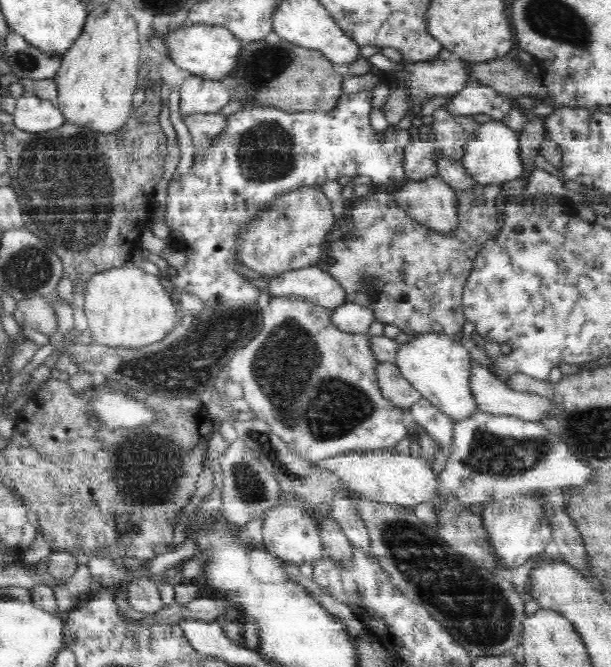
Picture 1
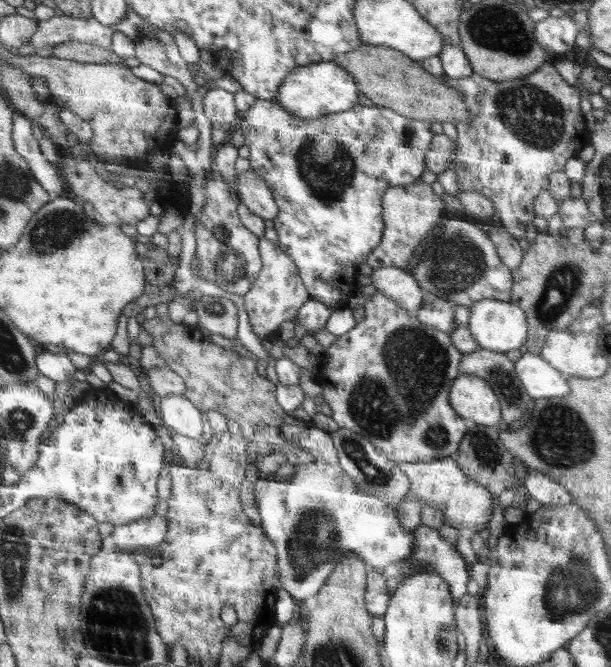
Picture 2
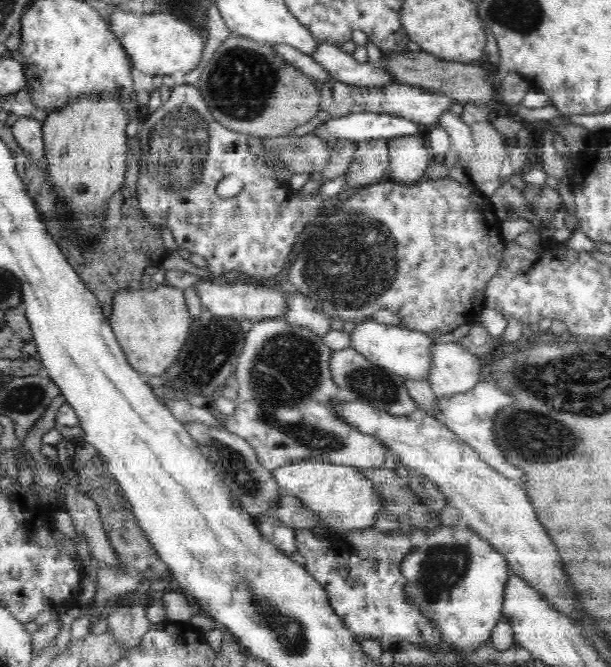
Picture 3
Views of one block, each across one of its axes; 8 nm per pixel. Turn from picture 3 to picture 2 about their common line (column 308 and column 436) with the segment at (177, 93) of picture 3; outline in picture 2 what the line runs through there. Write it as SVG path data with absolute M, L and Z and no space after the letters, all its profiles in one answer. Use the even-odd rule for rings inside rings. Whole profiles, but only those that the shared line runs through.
M418 179L410 186L398 186L386 194L386 238L381 238L382 246L369 255L369 264L373 269L387 266L405 270L408 262L414 258L414 250L422 244L424 236L442 220L442 202L430 188L430 184Z

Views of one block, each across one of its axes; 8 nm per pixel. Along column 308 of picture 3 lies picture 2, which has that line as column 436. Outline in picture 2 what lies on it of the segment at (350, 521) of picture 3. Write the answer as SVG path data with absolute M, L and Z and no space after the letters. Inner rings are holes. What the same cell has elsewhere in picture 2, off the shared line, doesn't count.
M453 457L428 462L405 462L398 467L407 474L411 482L410 490L424 502L424 505L443 512L447 518L447 524L452 528L458 530L469 528L478 532L486 527L493 505L496 503L493 493L481 483L468 478Z

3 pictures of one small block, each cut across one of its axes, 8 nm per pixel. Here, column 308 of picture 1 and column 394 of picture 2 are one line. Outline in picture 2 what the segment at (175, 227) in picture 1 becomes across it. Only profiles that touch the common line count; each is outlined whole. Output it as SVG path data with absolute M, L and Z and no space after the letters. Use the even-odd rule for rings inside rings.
M258 99L257 102L248 108L247 117L240 122L240 130L246 136L246 146L250 148L251 170L257 175L260 175L271 187L276 197L277 206L280 213L273 219L274 230L278 234L278 246L285 252L294 262L299 272L300 280L304 283L306 290L312 299L318 299L320 302L326 303L334 310L344 307L347 300L359 292L360 284L357 282L359 276L358 266L366 262L366 256L369 256L380 244L382 238L382 230L384 230L384 220L382 217L382 195L392 186L406 186L406 184L413 184L418 180L418 176L424 172L426 166L426 154L429 153L432 145L432 126L428 120L408 120L404 115L397 114L396 111L389 107L375 106L361 106L357 104L353 109L335 114L328 114L316 119L298 118L293 112L286 111L282 104L276 103L275 100Z

